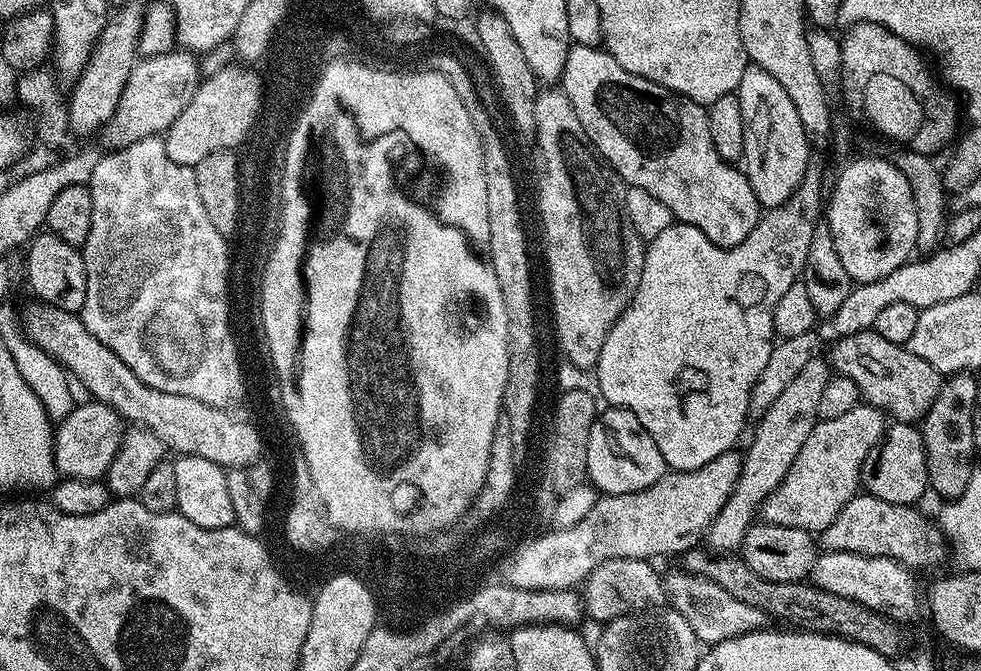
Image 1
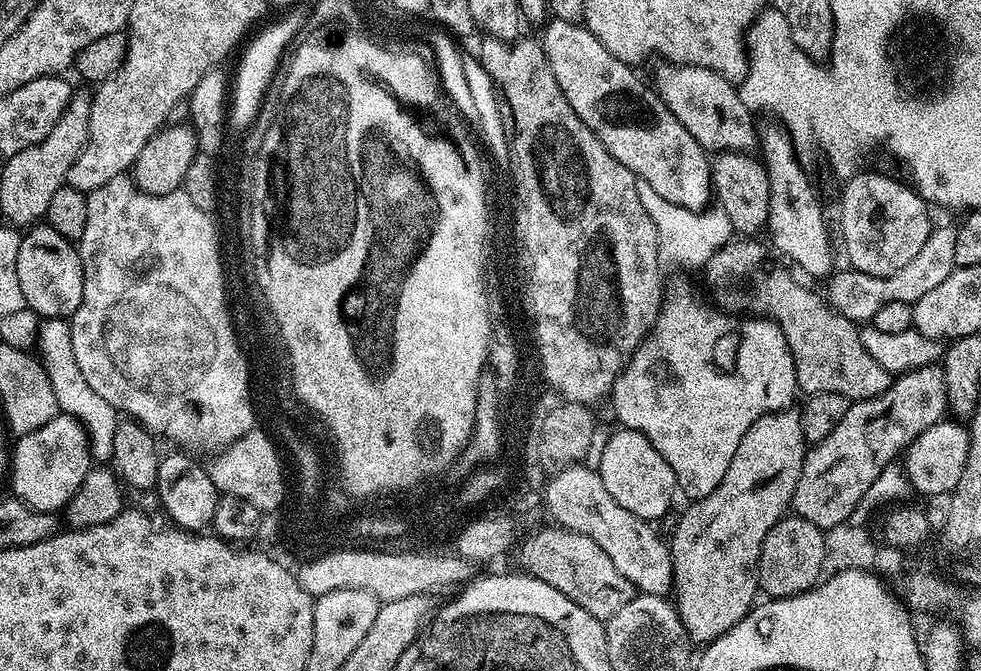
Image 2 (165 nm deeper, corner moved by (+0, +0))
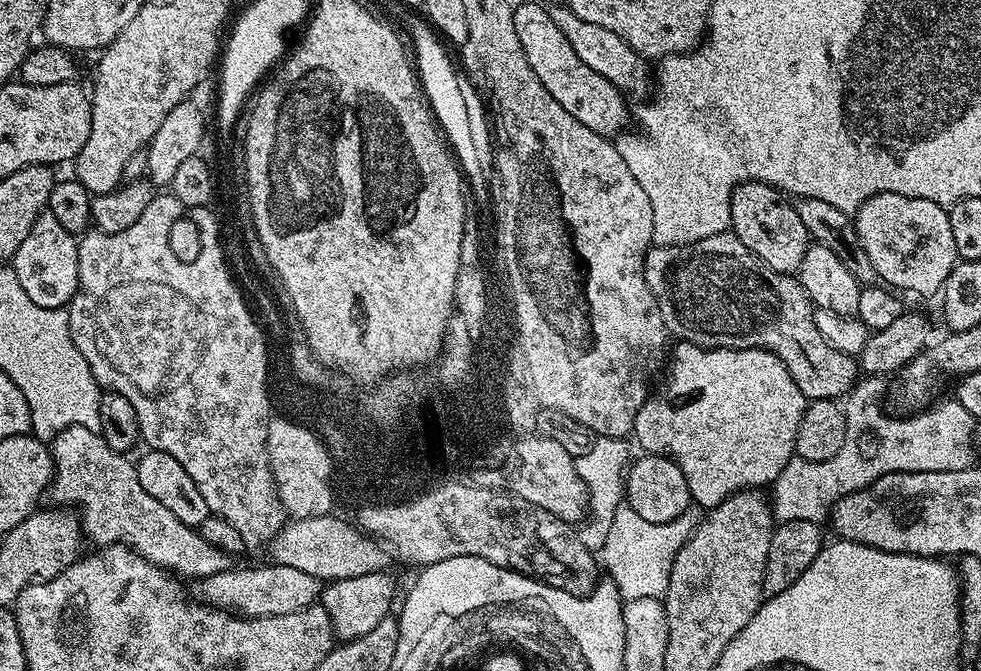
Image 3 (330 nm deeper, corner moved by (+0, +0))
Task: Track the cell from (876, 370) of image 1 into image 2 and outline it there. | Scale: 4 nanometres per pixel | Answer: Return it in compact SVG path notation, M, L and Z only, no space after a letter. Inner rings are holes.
M733 238L723 244L712 254L708 263L703 265L704 284L712 295L711 303L725 314L751 314L756 318L772 320L782 330L786 338L786 346L794 358L797 389L805 397L818 394L842 394L850 402L869 400L882 390L892 385L893 373L888 372L874 358L870 358L870 350L862 346L860 331L857 325L836 311L825 299L822 299L812 288L799 284L786 269L783 263L775 264L768 257L769 249L759 244L756 238Z

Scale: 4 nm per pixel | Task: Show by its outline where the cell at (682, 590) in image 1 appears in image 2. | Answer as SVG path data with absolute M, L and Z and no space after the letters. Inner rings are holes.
M572 465L553 475L546 483L543 503L559 527L586 534L609 555L624 578L629 578L639 593L648 596L669 595L673 582L672 551L660 538L651 521L639 518L610 498L597 469Z

